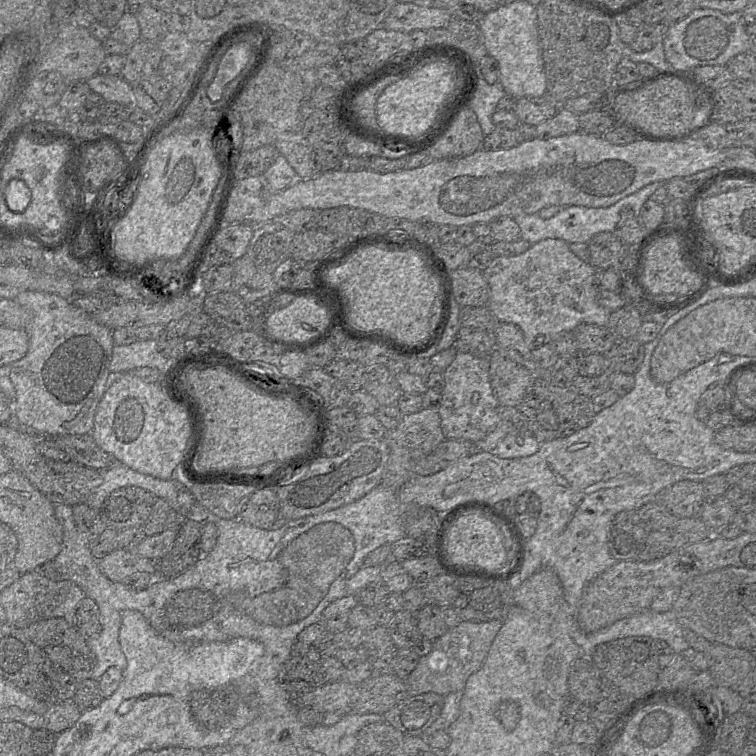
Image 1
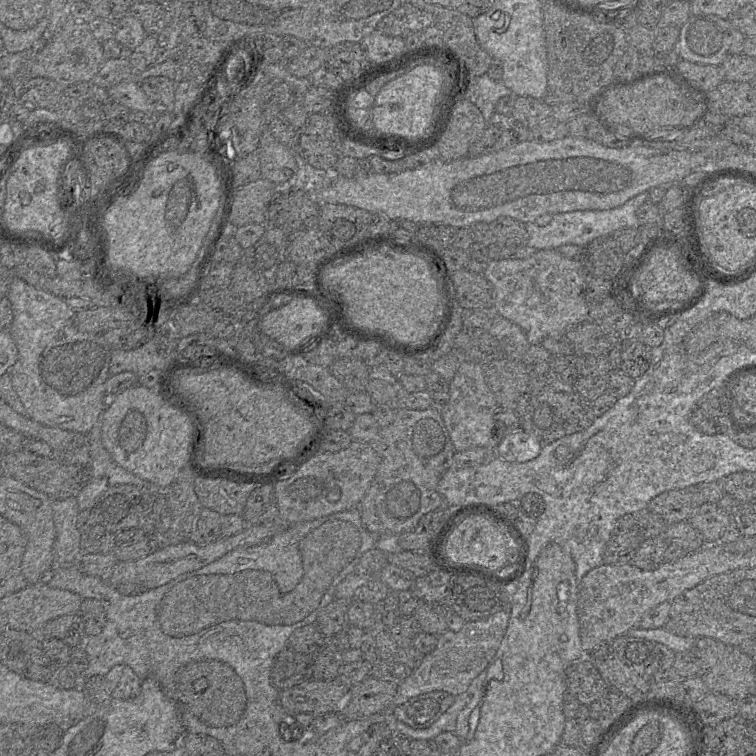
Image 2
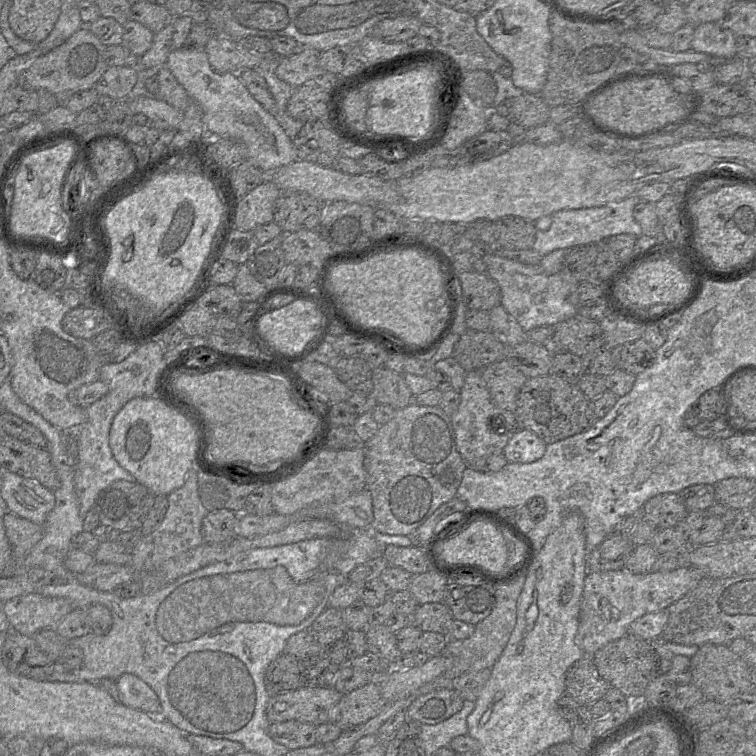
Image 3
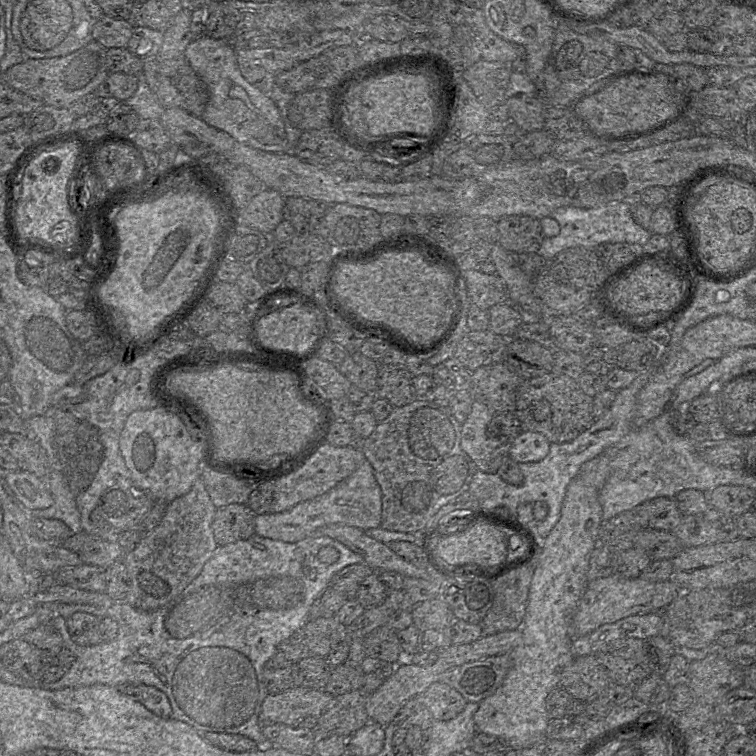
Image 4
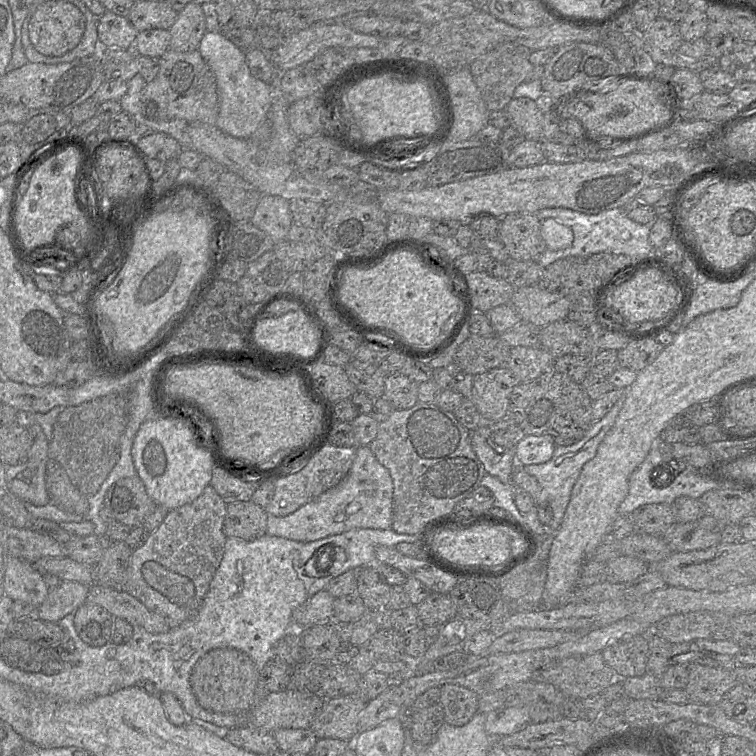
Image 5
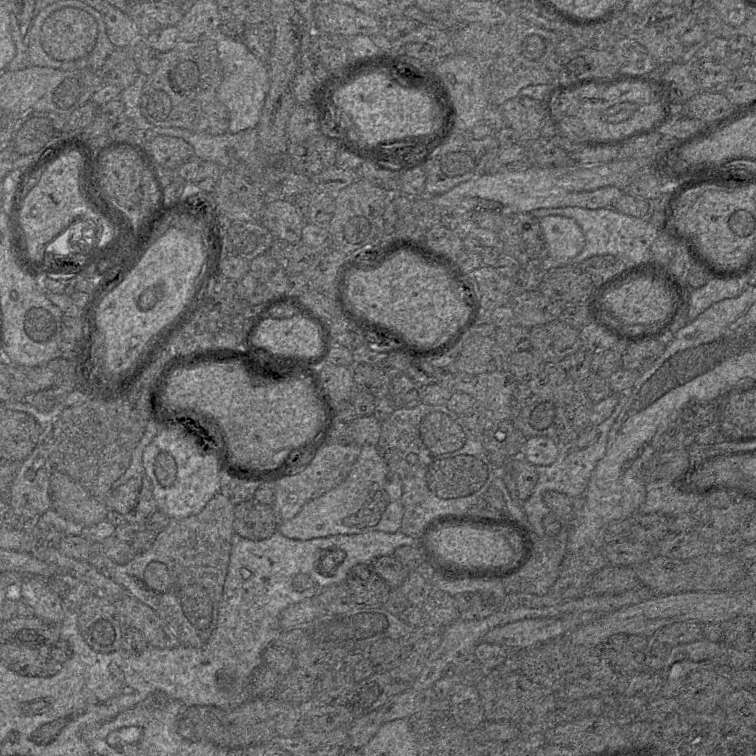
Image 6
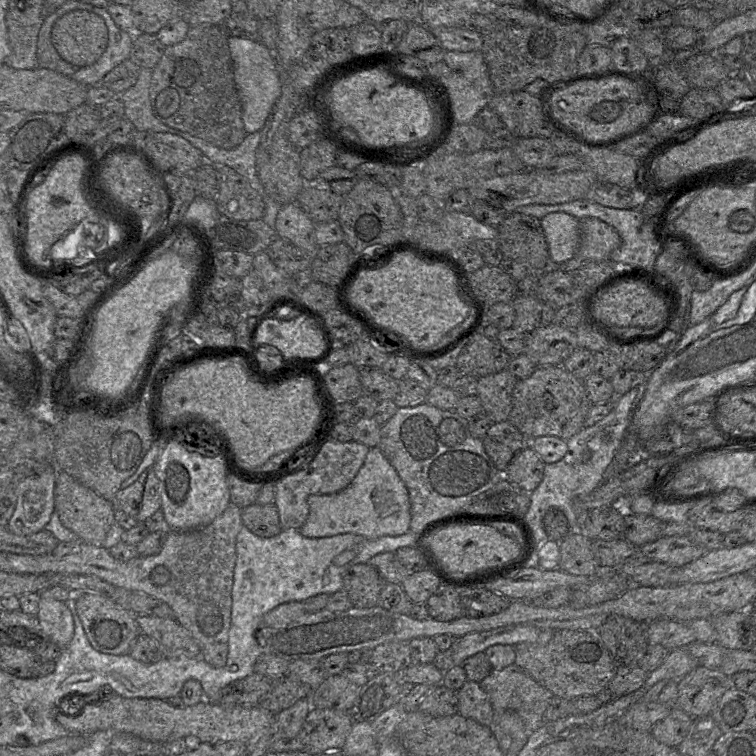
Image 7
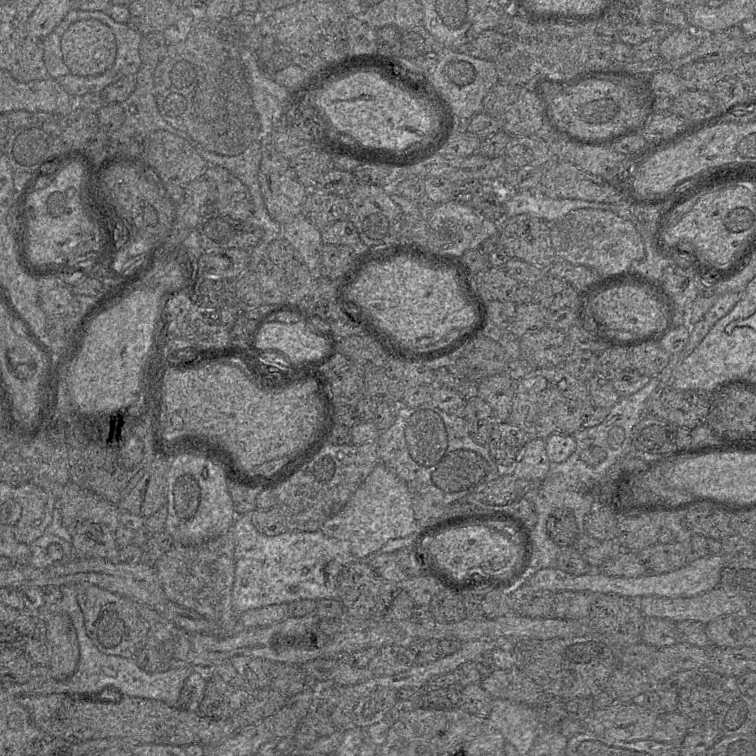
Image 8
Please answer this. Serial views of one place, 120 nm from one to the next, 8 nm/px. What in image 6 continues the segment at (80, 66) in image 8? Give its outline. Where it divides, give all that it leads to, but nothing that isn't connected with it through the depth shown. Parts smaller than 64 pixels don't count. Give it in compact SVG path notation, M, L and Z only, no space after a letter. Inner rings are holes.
M66 7L53 12L43 23L41 46L52 59L79 60L94 48L98 26L84 10Z

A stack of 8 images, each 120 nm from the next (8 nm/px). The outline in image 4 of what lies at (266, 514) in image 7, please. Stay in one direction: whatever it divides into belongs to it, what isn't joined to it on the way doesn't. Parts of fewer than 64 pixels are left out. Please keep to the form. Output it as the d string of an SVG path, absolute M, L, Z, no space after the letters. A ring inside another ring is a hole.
M231 504L216 510L212 530L218 546L255 535L255 514L247 504Z

